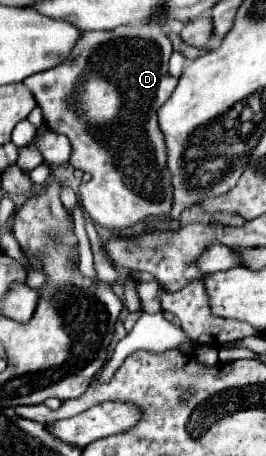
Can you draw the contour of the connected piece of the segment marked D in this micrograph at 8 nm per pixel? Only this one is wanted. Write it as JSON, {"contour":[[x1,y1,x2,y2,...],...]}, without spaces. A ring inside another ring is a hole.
{"contour":[[160,24,118,26,108,32,84,32,62,64,24,80,28,90,34,94,36,104,42,108,44,122,50,130,70,138,70,164,92,174,90,182,80,184,80,204,84,212,104,228,124,230,140,220,166,216,172,208,170,170,166,166,164,138,158,130,156,116,156,110,170,98,178,84,178,78,168,74,170,54,172,42],[94,54,98,54,98,72,92,68]]}

